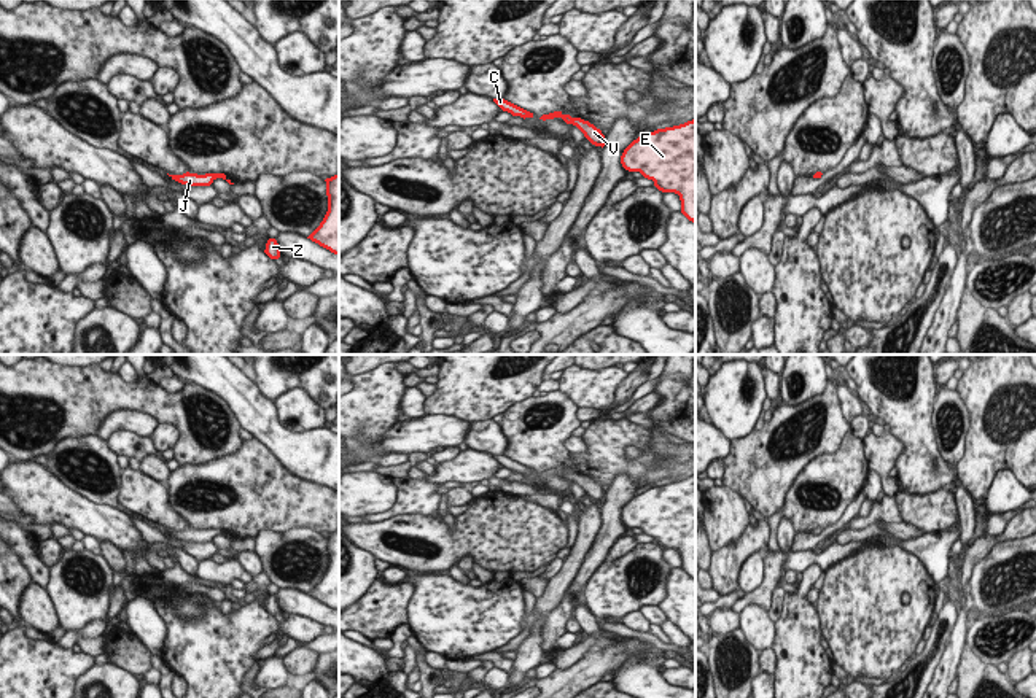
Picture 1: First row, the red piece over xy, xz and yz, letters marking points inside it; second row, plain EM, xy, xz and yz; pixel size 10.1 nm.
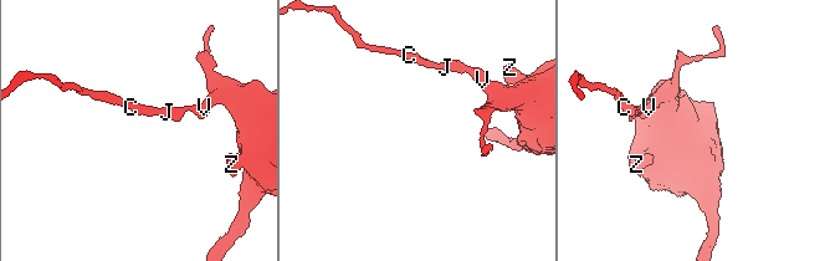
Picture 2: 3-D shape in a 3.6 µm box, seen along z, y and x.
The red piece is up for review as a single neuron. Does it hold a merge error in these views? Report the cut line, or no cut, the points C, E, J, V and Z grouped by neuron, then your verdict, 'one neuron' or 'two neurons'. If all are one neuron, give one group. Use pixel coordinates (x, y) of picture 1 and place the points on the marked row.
no cut | C E J V Z | one neuron

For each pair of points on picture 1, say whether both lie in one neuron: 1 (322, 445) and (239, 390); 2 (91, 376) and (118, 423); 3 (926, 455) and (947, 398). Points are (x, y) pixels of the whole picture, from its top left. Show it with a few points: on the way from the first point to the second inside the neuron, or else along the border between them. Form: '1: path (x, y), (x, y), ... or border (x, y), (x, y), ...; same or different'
1: path (299, 445), (288, 445), (255, 412); same
2: border (150, 414), (113, 411), (102, 422), (96, 434); different
3: border (934, 396), (934, 441), (941, 458), (949, 466); different

